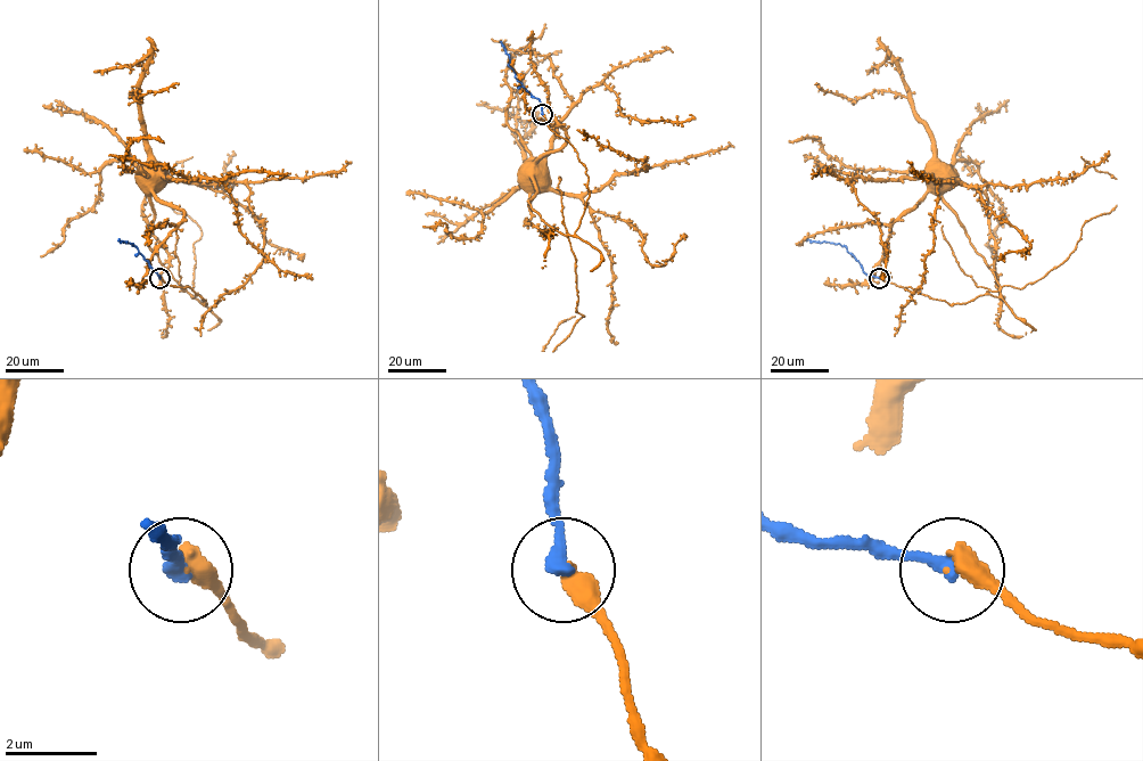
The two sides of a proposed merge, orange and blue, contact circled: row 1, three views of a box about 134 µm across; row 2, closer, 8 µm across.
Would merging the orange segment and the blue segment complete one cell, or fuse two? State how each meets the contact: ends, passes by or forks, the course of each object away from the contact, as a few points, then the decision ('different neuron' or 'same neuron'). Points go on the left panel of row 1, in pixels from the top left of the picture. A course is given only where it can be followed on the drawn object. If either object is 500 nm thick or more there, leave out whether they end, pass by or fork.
orange ends there; blue ends there; orange runs (159, 278), (189, 287), (207, 303), (198, 294), (192, 297), (147, 239), (154, 220), (151, 169), (154, 174); blue runs (159, 278), (134, 246), (117, 240); same neuron

